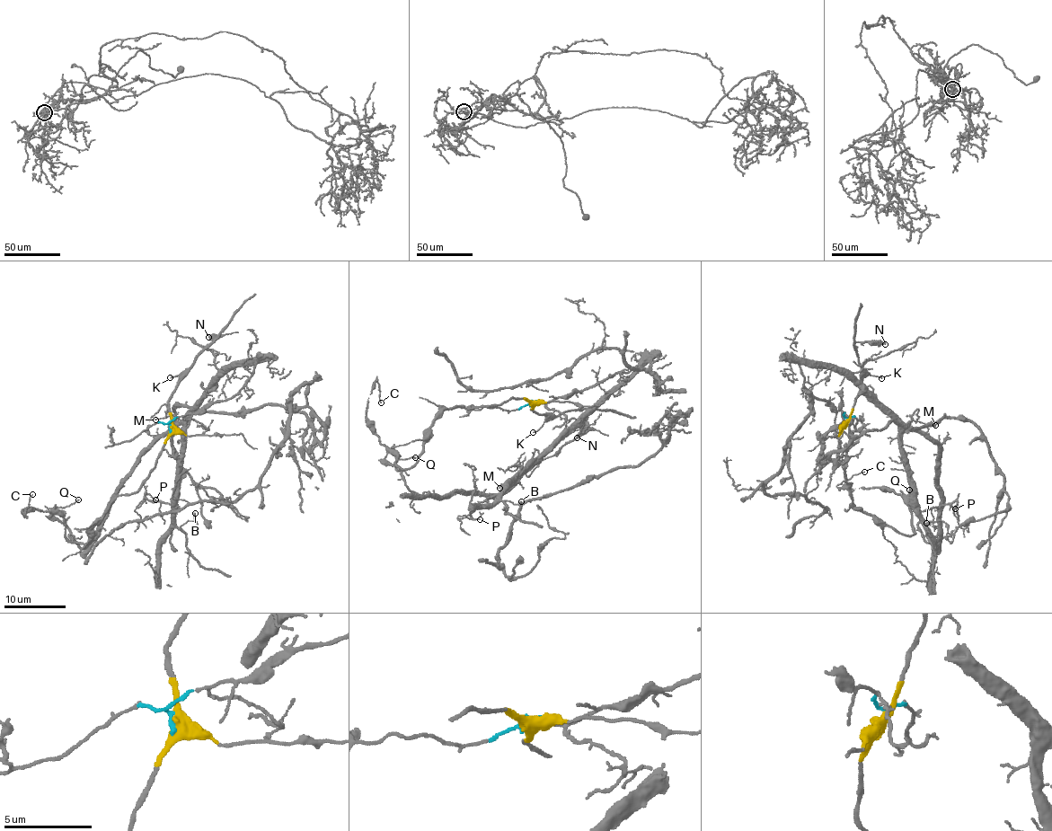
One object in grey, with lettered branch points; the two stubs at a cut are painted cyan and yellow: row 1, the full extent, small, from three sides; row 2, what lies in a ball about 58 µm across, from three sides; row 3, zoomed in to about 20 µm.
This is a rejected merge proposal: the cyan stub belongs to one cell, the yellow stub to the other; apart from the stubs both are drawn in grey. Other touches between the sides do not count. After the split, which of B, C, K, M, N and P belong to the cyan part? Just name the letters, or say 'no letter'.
B, M, P

